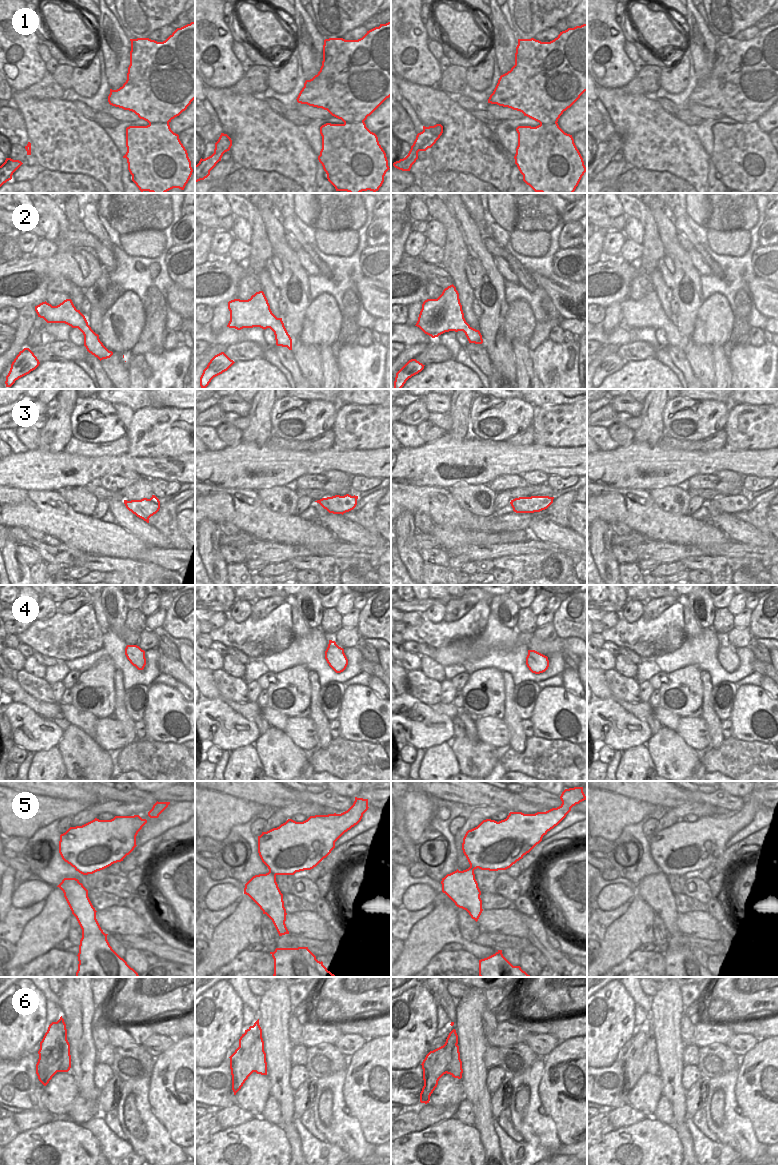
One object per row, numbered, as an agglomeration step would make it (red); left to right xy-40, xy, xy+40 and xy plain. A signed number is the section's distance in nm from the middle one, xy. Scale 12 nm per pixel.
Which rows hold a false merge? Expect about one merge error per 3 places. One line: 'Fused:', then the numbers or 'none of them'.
Fused: 1, 6

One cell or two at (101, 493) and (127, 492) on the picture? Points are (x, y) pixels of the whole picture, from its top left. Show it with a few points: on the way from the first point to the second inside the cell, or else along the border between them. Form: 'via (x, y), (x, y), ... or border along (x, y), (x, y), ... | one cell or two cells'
border along (98, 482), (103, 487), (116, 491), (124, 499) | two cells

